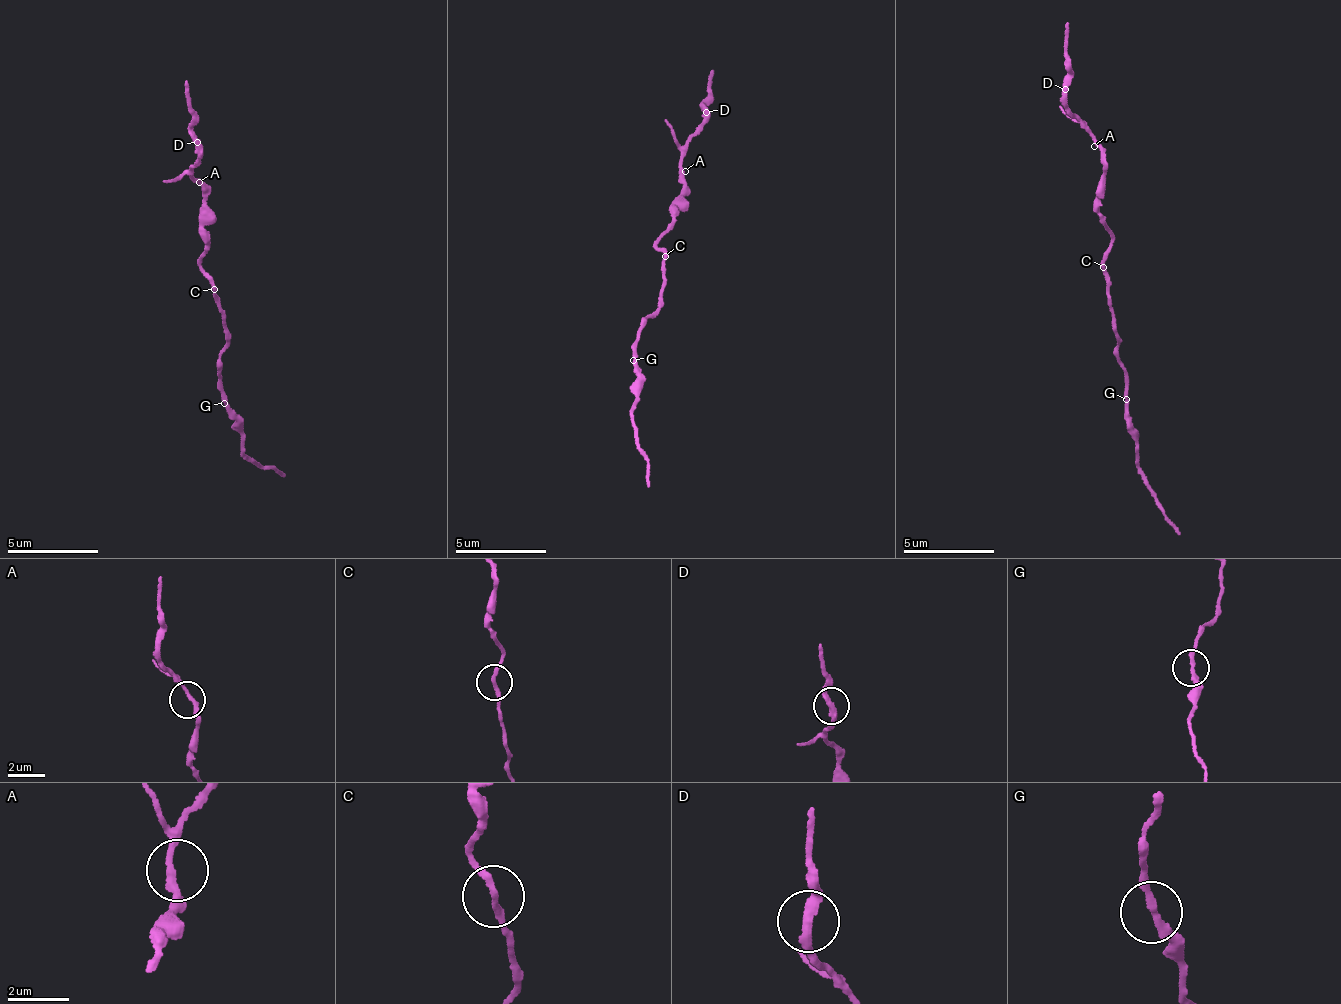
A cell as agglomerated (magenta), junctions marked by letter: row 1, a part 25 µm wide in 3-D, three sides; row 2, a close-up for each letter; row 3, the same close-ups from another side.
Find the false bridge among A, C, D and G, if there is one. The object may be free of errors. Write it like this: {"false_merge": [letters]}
{"false_merge": []}

